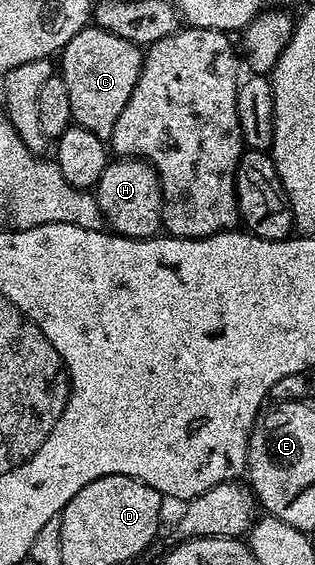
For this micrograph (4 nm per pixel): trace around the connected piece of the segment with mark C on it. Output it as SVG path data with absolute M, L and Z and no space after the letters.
M87 27L72 35L72 39L68 39L60 54L60 76L64 79L64 87L68 87L68 103L72 103L73 124L84 127L84 131L92 131L96 139L109 142L112 131L116 131L116 119L120 119L120 111L124 111L124 103L128 103L132 87L136 87L136 79L140 79L143 56L143 50L139 46L128 43L128 39L120 39L120 35L112 35L112 31Z

